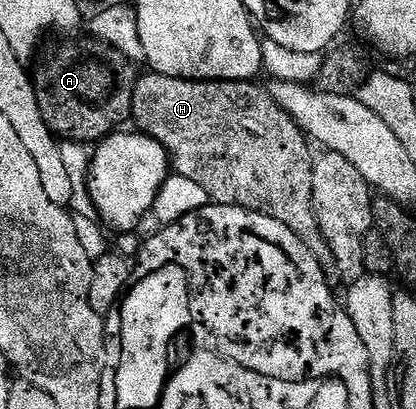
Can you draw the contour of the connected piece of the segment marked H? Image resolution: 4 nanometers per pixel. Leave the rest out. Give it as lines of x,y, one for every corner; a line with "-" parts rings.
145,73
140,76
133,90
133,113
132,122
136,130
143,135
150,135
169,155
172,170
176,174
187,177
187,181
195,181
203,189
207,189
210,200
214,204
222,207
242,207
248,211
257,211
261,215
271,217
275,221
283,221
291,233
295,233
311,249
311,253
318,257
329,255
329,247
325,243
323,233
319,229
317,220
317,209
313,206
313,160
314,152
309,152
311,148
310,140
304,131
297,126
297,122
291,118
287,112
277,104
269,95
264,86
256,87
258,84
253,81
223,81
222,79
180,79
179,77
167,77
156,73

